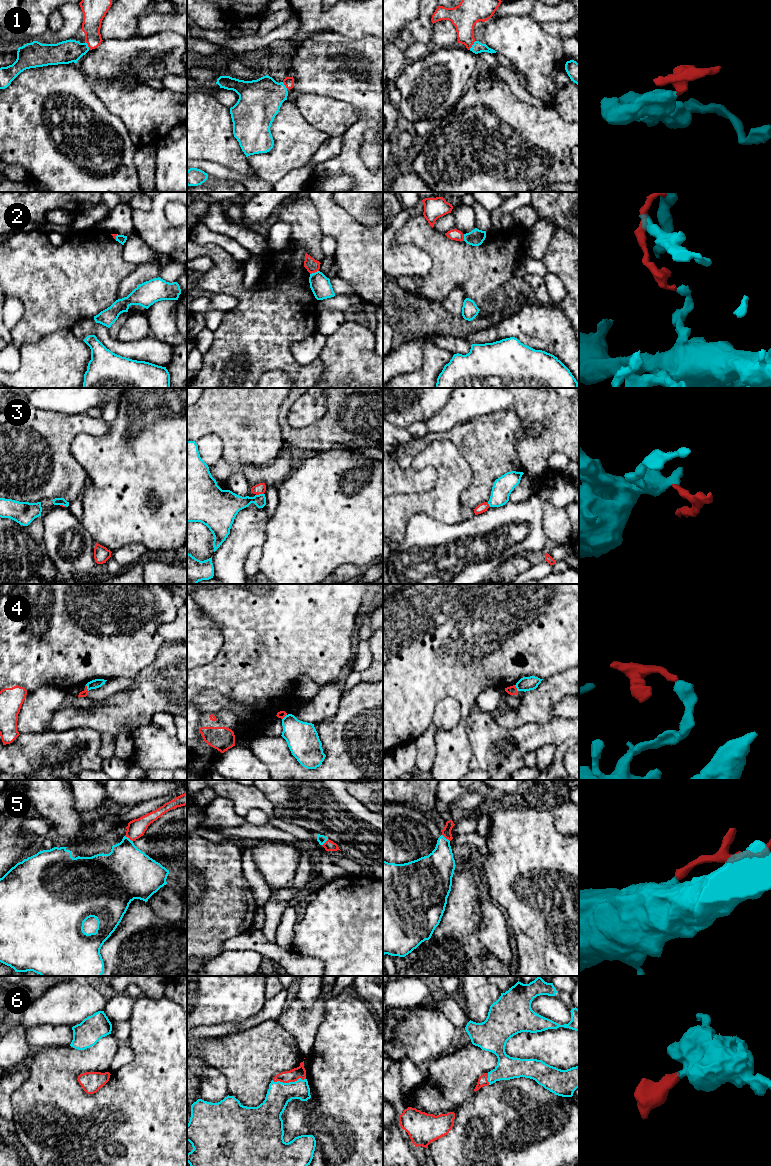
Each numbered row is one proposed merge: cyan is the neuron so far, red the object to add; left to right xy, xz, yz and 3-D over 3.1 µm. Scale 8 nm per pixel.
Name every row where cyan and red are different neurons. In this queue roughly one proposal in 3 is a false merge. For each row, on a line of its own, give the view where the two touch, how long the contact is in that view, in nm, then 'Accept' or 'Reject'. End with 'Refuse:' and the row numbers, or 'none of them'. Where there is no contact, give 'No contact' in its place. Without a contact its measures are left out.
1: Touches cyan in yz. Shared border 90 nm. Accept
2: Touches cyan in xz. Shared border 80 nm. Reject
3: Touches cyan in xz. Shared border 70 nm. Reject
4: Touches cyan in xy. Shared border 60 nm. Reject
5: Touches cyan in xy. Shared border 80 nm. Accept
6: Touches cyan in xz. Shared border 280 nm. Accept
Refuse: 2, 3, 4

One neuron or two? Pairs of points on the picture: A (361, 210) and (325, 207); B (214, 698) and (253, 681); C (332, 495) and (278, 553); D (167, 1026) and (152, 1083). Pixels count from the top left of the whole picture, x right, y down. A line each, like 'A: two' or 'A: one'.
A: two
B: two
C: one
D: one

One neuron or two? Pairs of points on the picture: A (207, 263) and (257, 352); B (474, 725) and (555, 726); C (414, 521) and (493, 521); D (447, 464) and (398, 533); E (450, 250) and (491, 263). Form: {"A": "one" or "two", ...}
{"A": "two", "B": "one", "C": "one", "D": "one", "E": "one"}

